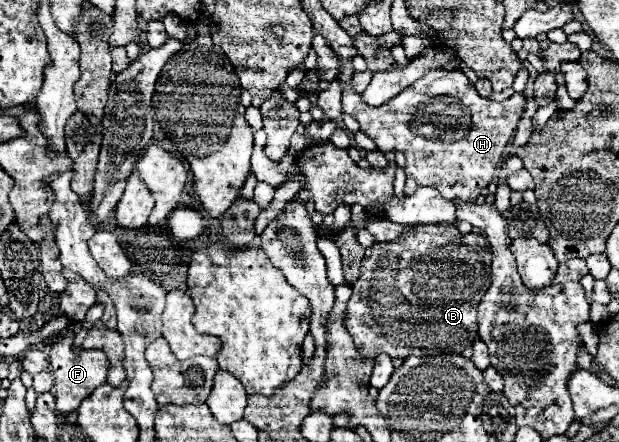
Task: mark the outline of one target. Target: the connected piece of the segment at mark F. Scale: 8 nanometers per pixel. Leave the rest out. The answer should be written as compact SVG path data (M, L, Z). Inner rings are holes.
M68 332L66 336L60 336L54 342L52 352L48 356L52 374L54 374L56 408L60 412L72 412L72 410L76 410L84 398L88 398L100 384L106 382L108 370L110 370L110 364L108 364L108 358L104 356L104 352L100 352L100 350L84 350L84 352L76 354L74 346L72 346L72 340L74 340L72 332Z

